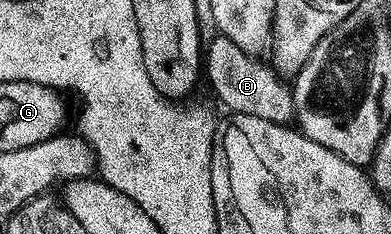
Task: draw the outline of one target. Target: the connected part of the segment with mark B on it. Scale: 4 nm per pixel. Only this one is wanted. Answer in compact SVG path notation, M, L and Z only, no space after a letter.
M215 36L211 43L205 46L205 82L211 85L211 90L228 106L231 114L248 114L261 116L261 120L269 120L287 124L294 119L295 107L291 104L291 86L266 61L241 52L233 40Z

